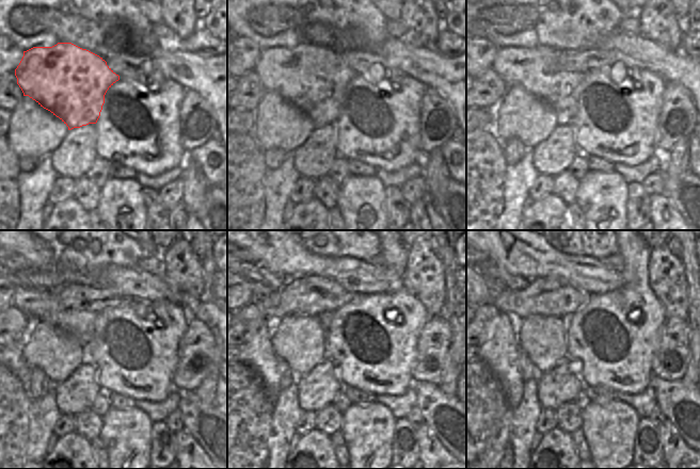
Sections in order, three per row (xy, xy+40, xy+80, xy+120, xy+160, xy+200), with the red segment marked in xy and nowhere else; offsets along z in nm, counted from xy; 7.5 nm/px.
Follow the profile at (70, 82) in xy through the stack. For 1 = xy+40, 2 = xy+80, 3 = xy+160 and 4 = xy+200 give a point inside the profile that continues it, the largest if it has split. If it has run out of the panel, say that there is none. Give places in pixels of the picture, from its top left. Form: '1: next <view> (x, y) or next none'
1: next xy+40 (313, 78)
2: next xy+80 (528, 68)
3: next xy+160 (259, 291)
4: next xy+200 (495, 287)

